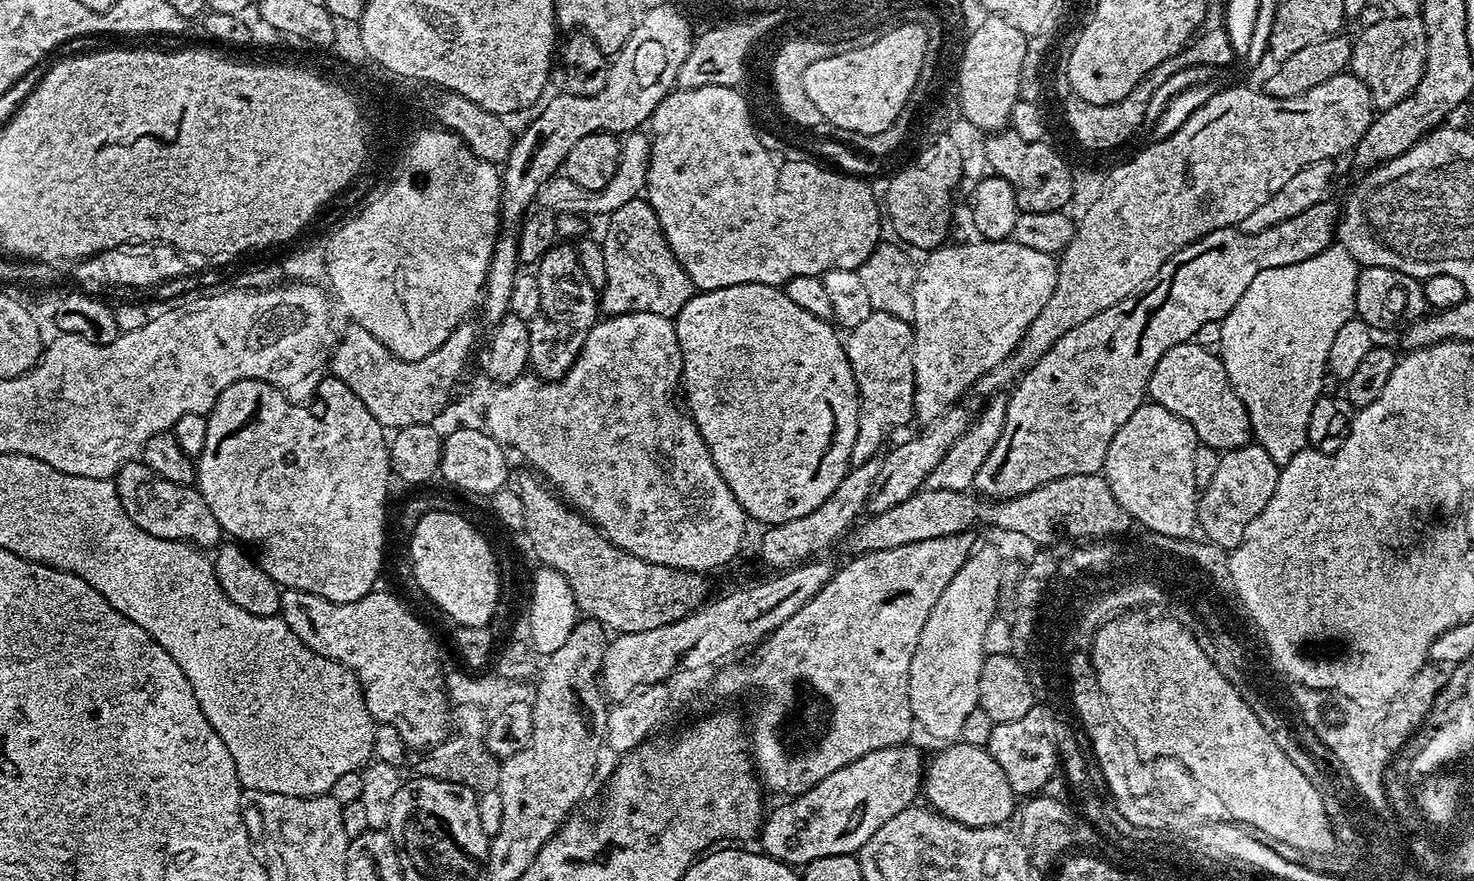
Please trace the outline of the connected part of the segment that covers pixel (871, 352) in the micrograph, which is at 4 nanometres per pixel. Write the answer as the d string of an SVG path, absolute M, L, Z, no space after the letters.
M873 311L866 322L854 326L847 333L844 340L844 352L854 374L856 389L860 395L860 413L858 414L858 434L852 451L851 467L862 466L866 461L877 455L876 451L891 437L892 433L903 429L907 420L913 419L915 410L915 374L914 374L914 350L912 349L912 337L914 329L909 321Z

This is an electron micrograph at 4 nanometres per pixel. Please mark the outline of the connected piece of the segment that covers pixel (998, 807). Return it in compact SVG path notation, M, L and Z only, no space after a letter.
M959 742L949 743L945 748L948 749L938 753L933 760L929 759L926 764L922 792L925 797L928 795L927 803L954 822L962 822L971 828L1007 825L1011 816L1013 819L1018 800L1010 782L1006 782L1006 774L1002 774L1002 766L994 762L987 748Z

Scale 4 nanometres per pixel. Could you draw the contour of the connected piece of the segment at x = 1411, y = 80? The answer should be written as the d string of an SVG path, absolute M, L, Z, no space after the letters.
M1389 15L1372 23L1355 39L1349 69L1370 90L1373 107L1384 111L1404 101L1418 86L1425 72L1426 32L1420 17Z

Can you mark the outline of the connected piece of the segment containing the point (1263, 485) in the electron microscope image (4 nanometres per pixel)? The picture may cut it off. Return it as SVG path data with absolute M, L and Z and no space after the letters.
M1255 442L1221 455L1218 471L1214 473L1210 486L1203 488L1196 501L1196 523L1212 546L1220 550L1236 548L1244 541L1246 528L1254 518L1258 518L1258 514L1262 514L1266 502L1270 502L1274 495L1280 469L1281 465Z

